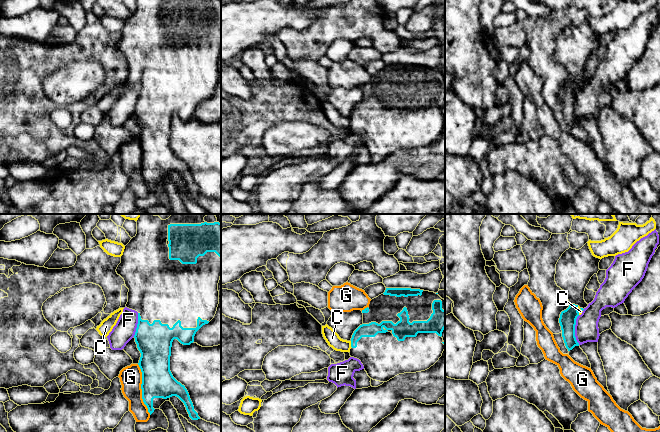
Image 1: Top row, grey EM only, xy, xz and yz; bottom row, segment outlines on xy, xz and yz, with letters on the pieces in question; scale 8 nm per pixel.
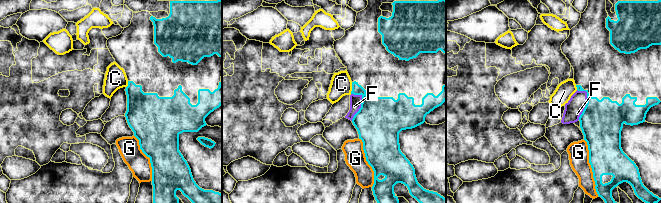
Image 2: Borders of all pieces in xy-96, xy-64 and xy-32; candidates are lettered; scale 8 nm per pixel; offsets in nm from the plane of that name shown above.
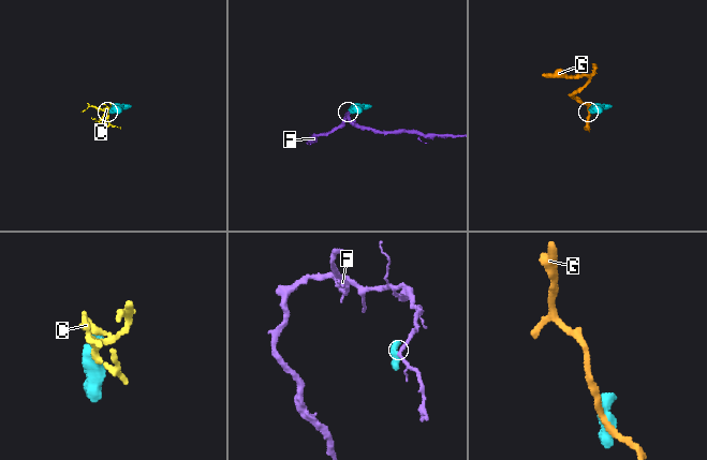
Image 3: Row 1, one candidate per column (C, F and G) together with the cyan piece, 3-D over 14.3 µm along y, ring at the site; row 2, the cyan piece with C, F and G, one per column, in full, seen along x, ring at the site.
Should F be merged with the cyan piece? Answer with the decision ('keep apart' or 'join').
keep apart

